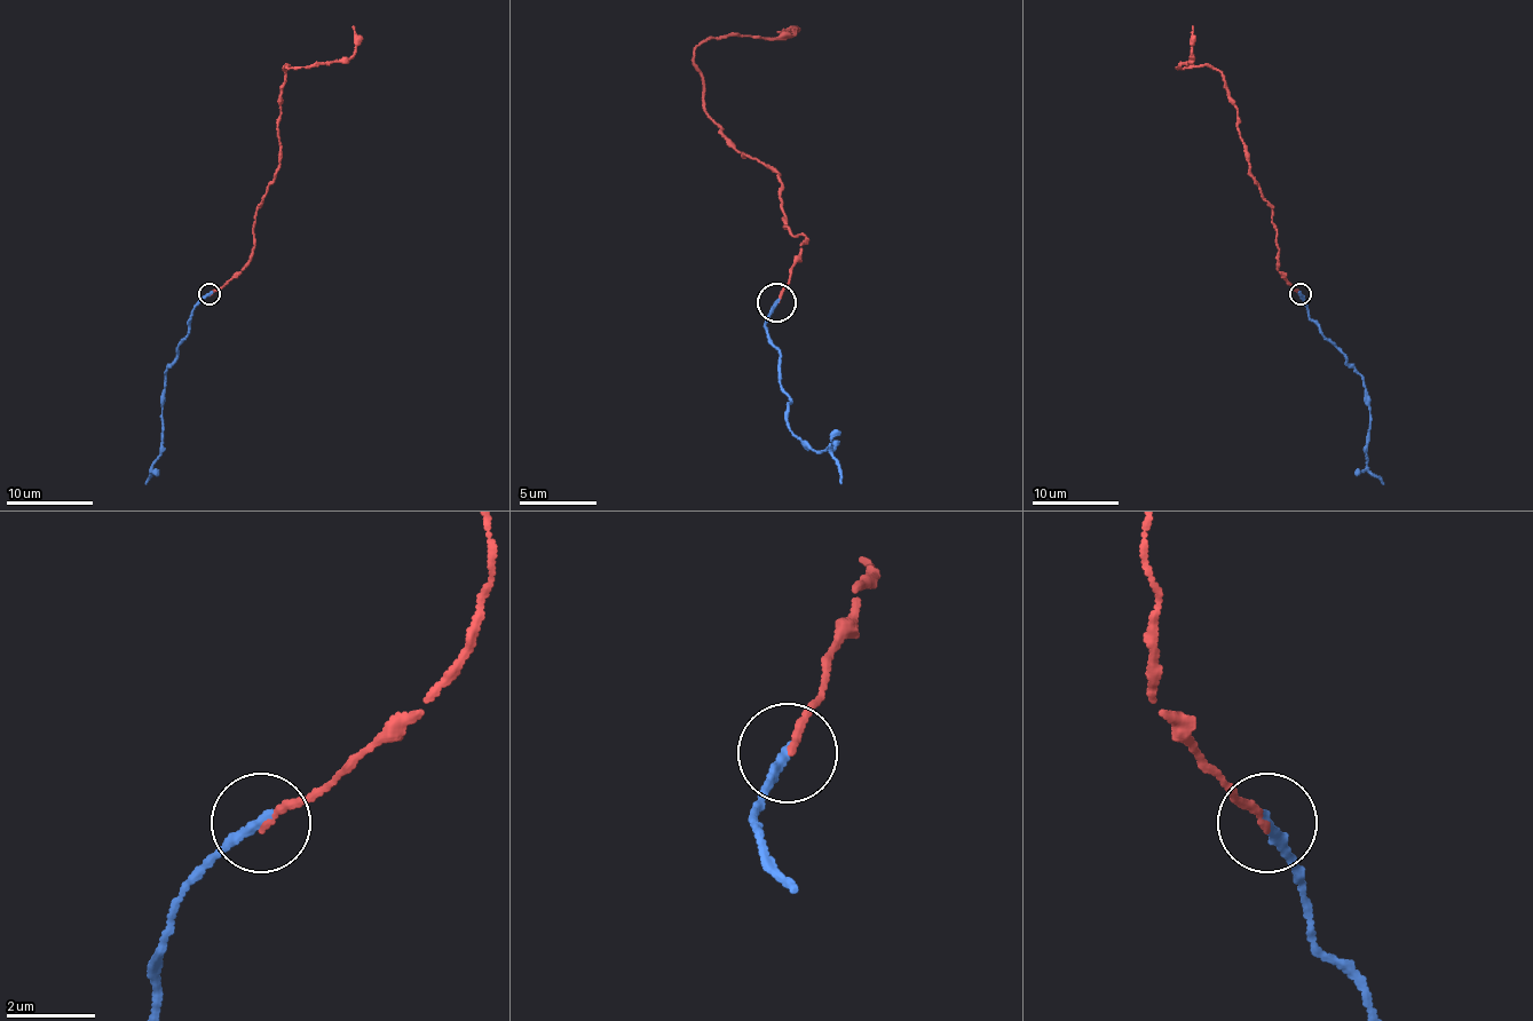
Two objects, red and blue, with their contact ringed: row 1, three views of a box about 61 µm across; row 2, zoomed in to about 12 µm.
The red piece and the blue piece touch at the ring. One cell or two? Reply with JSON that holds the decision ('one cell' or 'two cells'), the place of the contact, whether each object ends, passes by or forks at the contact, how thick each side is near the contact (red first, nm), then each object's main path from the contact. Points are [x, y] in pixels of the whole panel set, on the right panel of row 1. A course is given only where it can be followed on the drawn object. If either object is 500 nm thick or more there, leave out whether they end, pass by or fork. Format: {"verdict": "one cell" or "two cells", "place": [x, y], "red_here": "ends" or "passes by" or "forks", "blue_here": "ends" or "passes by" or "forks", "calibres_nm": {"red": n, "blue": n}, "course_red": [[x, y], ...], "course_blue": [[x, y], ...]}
{"verdict": "one cell", "place": [1300, 293], "red_here": "ends", "blue_here": "ends", "calibres_nm": {"red": 160, "blue": 260}, "course_red": [[1300, 294], [1279, 272], [1278, 229], [1249, 171], [1224, 76], [1209, 65], [1180, 68], [1194, 61], [1192, 26]], "course_blue": [[1300, 294], [1308, 316], [1362, 379], [1365, 400], [1370, 411], [1367, 467], [1383, 484]]}

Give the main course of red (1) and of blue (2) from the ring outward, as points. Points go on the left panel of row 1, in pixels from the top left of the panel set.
1: (208, 294), (249, 260), (255, 207), (277, 171), (285, 65), (346, 61), (356, 46), (352, 26)
2: (208, 294), (195, 307), (165, 379), (162, 454), (147, 484)

